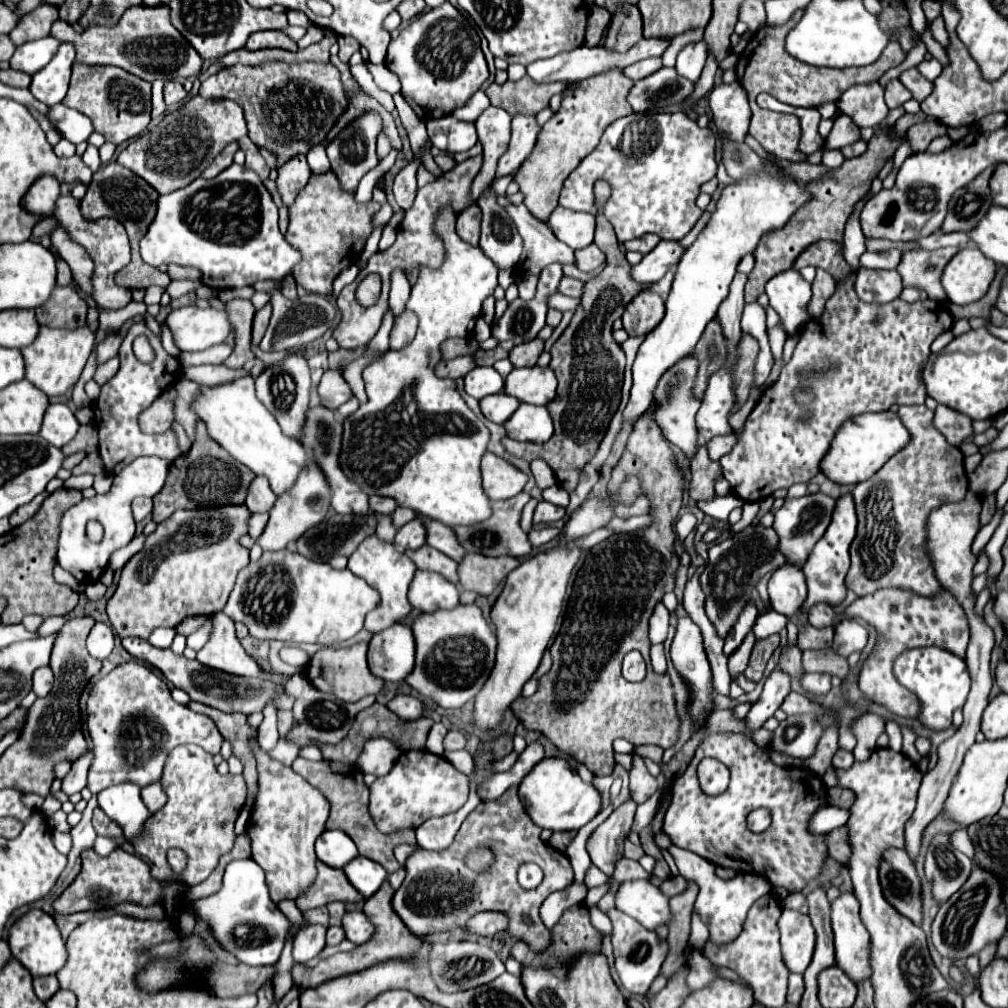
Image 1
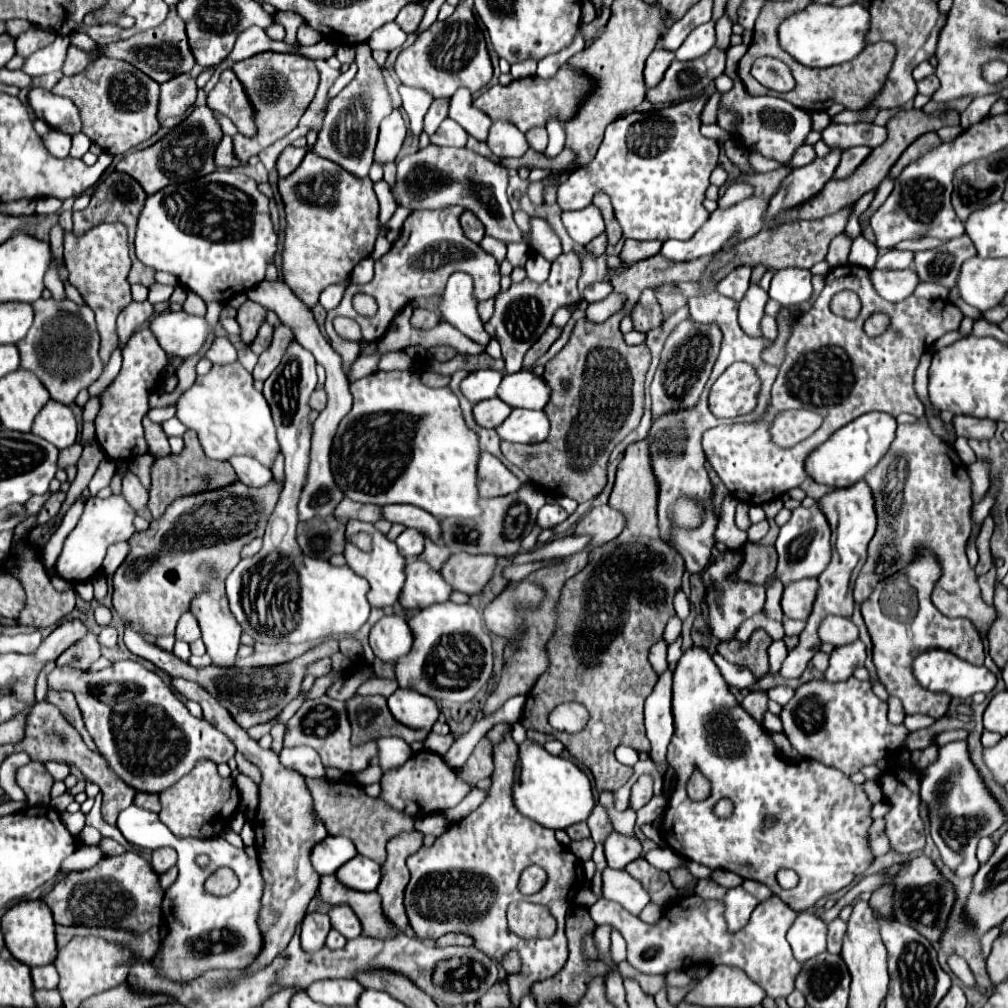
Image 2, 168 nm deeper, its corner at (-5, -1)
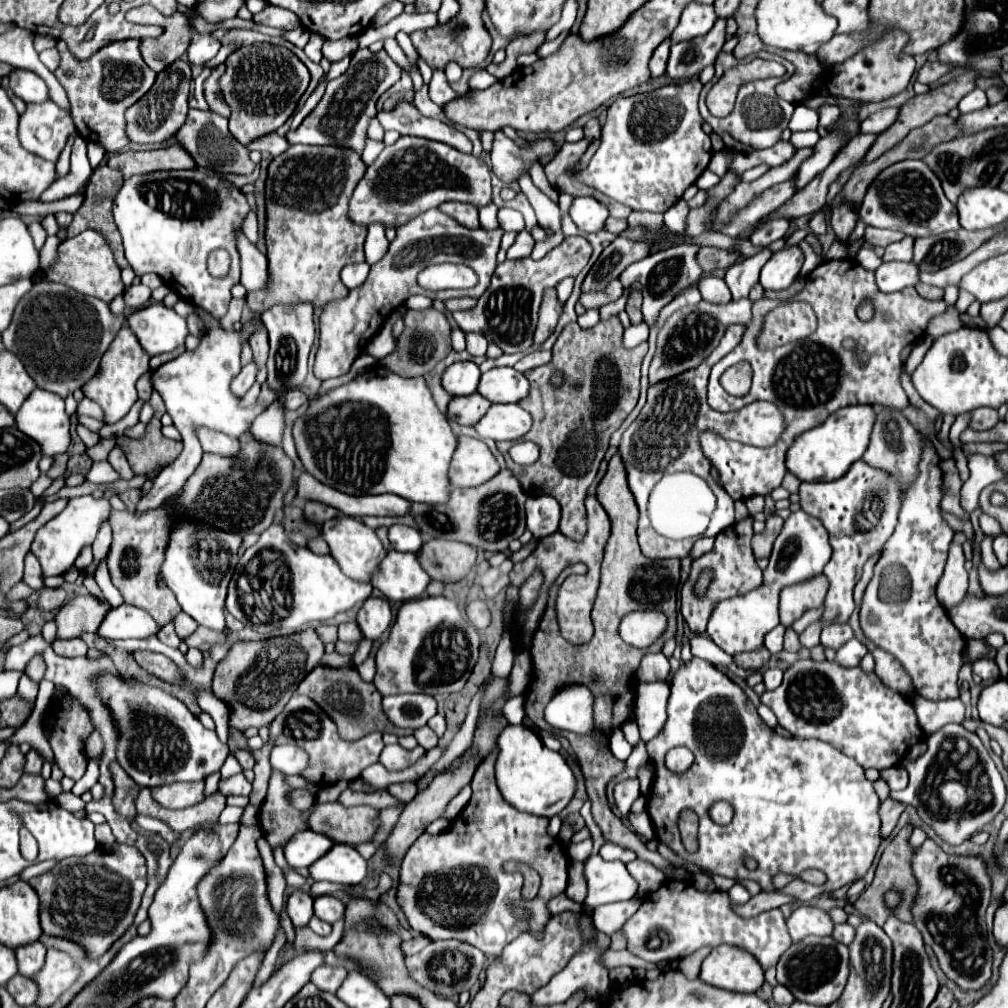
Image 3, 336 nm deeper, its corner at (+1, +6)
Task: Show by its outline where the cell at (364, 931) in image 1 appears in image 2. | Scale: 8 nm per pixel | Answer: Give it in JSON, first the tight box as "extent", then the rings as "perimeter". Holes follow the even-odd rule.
{"extent":[329,906,363,940],"perimeter":[[[335,906],[329,912],[329,918],[331,918],[331,926],[335,930],[339,930],[347,940],[361,936],[361,932],[363,932],[357,914],[349,906]]]}

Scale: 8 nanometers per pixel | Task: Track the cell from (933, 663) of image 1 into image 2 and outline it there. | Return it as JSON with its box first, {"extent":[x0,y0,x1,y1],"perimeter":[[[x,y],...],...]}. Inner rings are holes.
{"extent":[913,650,997,700],"perimeter":[[[925,650],[925,652],[919,652],[913,660],[913,676],[917,678],[917,682],[931,690],[931,692],[943,692],[943,694],[949,694],[953,700],[967,700],[971,698],[975,692],[991,692],[997,678],[995,674],[991,674],[985,666],[973,666],[969,662],[963,662],[961,658],[955,658],[955,654],[951,652],[945,652],[945,650]]]}

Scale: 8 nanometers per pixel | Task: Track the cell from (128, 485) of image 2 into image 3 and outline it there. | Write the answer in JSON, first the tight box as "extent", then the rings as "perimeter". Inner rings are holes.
{"extent":[109,447,135,479],"perimeter":[[[113,447],[111,449],[111,453],[109,453],[109,463],[115,467],[115,471],[123,477],[123,479],[131,479],[135,473],[131,471],[131,467],[129,467],[129,463],[127,463],[127,459],[125,459],[125,453],[121,451],[121,447]]]}

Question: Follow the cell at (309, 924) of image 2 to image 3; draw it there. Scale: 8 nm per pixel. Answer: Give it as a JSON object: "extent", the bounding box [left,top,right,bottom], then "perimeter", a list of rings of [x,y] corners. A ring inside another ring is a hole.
{"extent":[287,891,313,927],"perimeter":[[[293,891],[287,899],[287,915],[291,917],[295,927],[303,927],[309,923],[309,919],[313,917],[313,897],[305,891]]]}

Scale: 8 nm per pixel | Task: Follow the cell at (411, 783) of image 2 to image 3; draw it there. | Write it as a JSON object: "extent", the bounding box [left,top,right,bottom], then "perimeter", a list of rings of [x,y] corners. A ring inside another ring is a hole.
{"extent":[379,745,423,771],"perimeter":[[[387,745],[381,751],[379,763],[389,771],[401,771],[401,769],[413,765],[421,755],[423,755],[423,747],[415,747],[415,749],[407,751],[401,745]]]}

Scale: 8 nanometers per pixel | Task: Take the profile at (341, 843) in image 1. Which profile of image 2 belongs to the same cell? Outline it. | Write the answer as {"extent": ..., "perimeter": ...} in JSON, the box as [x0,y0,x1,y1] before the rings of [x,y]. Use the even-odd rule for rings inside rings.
{"extent":[311,836,357,874],"perimeter":[[[327,836],[311,852],[313,868],[319,874],[335,874],[345,862],[357,856],[355,844],[345,836]]]}

